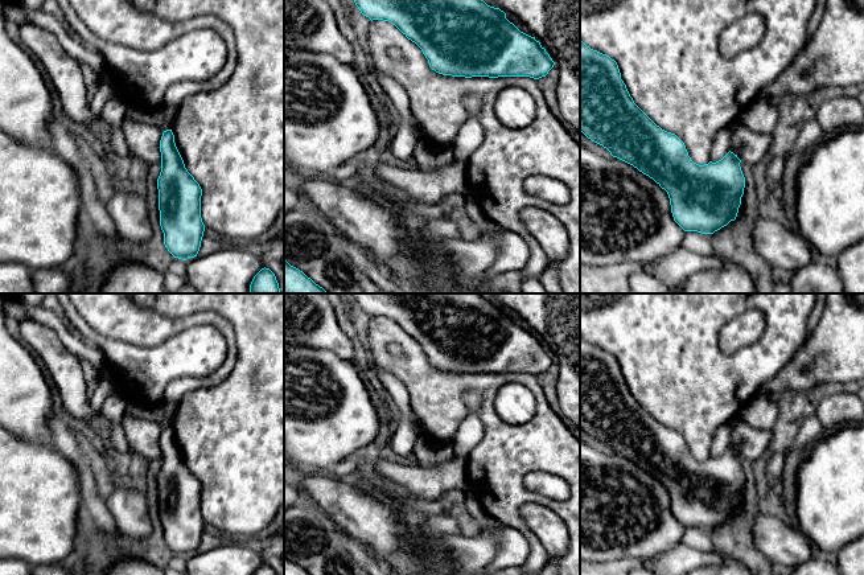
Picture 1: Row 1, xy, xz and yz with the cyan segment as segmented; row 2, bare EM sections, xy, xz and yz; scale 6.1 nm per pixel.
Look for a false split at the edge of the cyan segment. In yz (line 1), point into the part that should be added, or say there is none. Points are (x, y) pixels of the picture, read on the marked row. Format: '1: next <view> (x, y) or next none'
1: next none

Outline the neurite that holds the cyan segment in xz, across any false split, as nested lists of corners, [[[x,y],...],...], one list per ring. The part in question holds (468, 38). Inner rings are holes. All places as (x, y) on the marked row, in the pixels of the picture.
[[[354,0],[361,13],[373,20],[395,25],[408,40],[415,42],[428,59],[429,67],[439,74],[452,77],[546,77],[555,62],[535,37],[521,32],[506,19],[499,8],[484,0]]]

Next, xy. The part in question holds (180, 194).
[[[128,106],[126,118],[162,131],[161,172],[157,178],[160,226],[168,251],[174,258],[186,260],[197,256],[205,231],[201,218],[202,189],[185,168],[162,107]]]

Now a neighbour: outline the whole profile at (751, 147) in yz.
[[[741,122],[733,126],[729,151],[742,163],[756,165],[766,156],[770,145],[772,135],[753,132]]]

